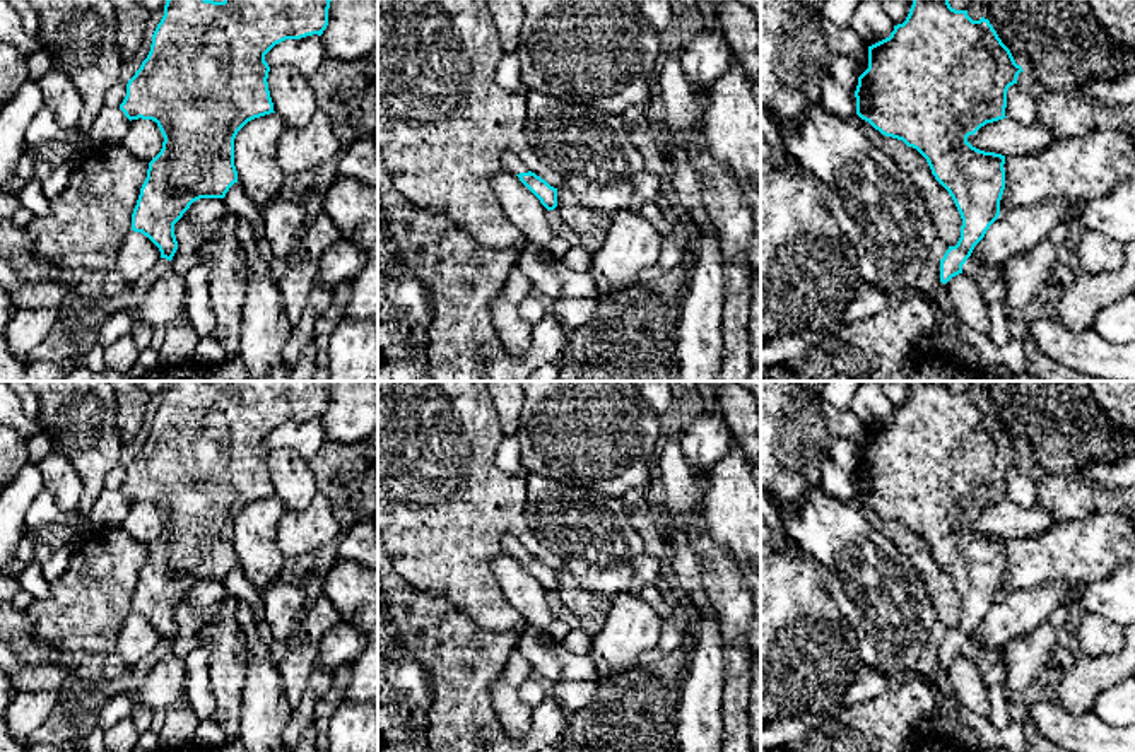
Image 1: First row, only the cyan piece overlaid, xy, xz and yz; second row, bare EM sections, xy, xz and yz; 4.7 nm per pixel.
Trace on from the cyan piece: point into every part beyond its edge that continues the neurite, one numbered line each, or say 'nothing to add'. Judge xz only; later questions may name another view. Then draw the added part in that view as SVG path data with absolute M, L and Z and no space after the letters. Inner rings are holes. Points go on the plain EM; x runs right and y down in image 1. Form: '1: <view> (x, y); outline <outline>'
1: xz (508, 544); outline M511 535L501 540L501 550L511 554L513 557L528 555L530 552Z

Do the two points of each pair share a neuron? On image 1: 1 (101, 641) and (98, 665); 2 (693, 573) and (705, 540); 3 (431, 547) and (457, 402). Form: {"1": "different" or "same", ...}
{"1": "different", "2": "different", "3": "same"}

